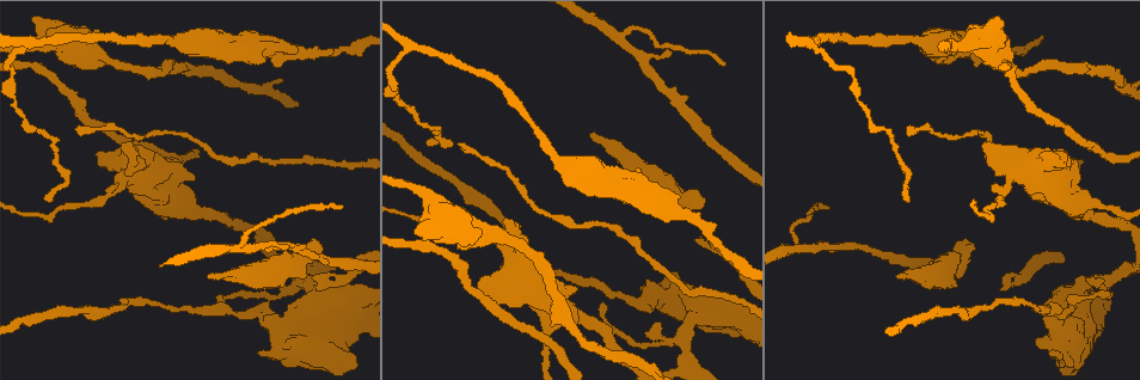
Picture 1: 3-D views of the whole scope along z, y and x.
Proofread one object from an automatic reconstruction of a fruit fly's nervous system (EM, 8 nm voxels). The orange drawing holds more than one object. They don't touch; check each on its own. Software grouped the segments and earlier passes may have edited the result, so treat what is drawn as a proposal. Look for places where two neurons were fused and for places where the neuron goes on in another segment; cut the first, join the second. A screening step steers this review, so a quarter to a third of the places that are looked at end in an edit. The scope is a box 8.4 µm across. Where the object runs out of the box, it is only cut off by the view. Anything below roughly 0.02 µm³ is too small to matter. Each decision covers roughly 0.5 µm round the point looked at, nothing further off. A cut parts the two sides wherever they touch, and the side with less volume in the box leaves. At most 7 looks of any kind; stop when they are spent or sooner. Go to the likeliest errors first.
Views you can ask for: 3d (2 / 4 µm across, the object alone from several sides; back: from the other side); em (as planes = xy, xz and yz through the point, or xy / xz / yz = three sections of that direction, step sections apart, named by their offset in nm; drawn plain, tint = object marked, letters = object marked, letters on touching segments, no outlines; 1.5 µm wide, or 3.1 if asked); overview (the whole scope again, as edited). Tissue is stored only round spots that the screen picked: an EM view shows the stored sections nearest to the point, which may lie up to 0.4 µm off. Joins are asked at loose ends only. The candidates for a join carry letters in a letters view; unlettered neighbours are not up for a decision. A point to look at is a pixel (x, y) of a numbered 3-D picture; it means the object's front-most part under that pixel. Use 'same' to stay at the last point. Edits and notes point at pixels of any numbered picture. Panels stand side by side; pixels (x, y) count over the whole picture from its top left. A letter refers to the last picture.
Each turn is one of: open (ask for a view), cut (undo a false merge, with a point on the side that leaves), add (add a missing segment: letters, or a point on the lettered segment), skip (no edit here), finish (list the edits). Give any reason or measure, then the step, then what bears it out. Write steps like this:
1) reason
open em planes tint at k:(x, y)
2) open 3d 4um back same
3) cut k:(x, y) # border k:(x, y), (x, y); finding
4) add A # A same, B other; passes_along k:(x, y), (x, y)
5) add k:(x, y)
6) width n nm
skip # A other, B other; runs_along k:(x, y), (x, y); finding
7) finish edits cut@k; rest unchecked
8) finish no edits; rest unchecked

long arm stops here
open em planes letters at 1:(50, 200)

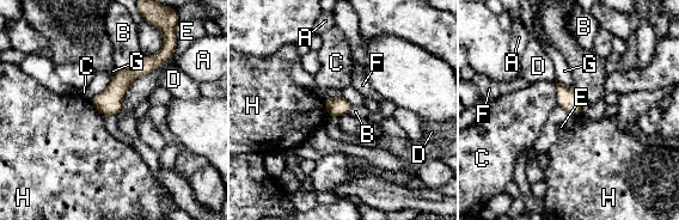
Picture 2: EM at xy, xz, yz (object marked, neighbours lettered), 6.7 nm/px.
width 130 nm
skip # A other, B other, C other, D other, E other, F other, G other, H other; border 2:(140, 55), (132, 67), (116, 71); no lettered segment goes on from it

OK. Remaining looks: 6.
an open end
open em planes letters at 1:(1001, 279)

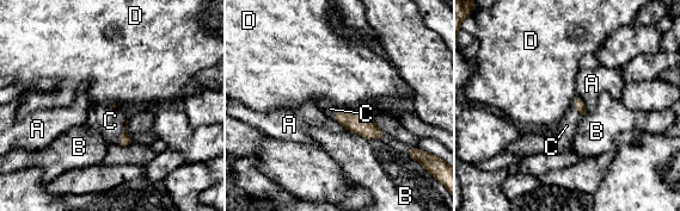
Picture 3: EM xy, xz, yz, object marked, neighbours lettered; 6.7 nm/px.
longest_contact B 240 nm
add C # A other, B other, C same, D other; the neuron continues

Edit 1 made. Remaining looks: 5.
open overview

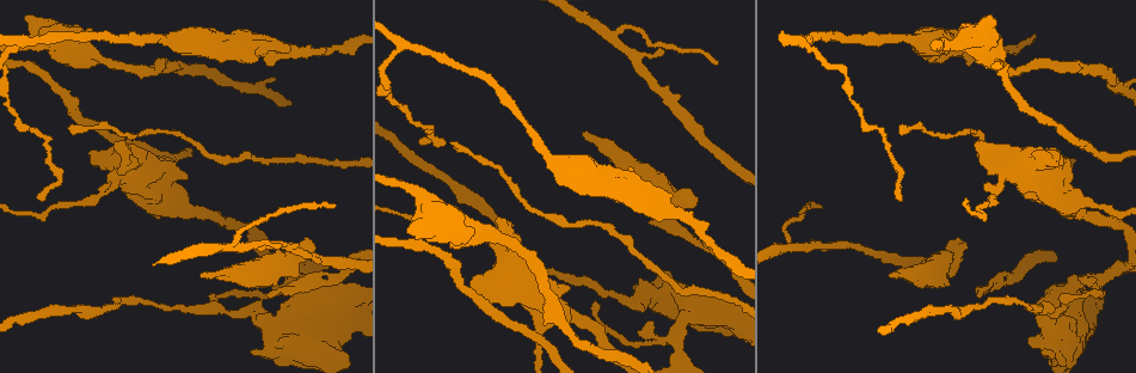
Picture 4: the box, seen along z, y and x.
sudden change in width
open em xz step 8 letters at 4:(614, 153)

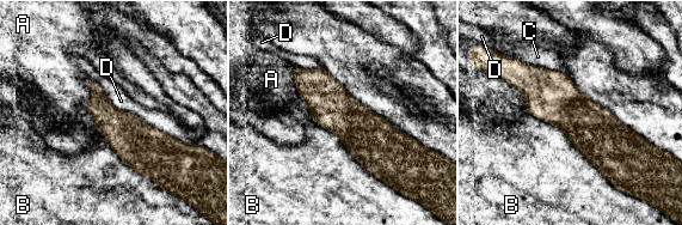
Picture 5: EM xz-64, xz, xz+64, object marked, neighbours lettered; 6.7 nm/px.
open em planes letters same

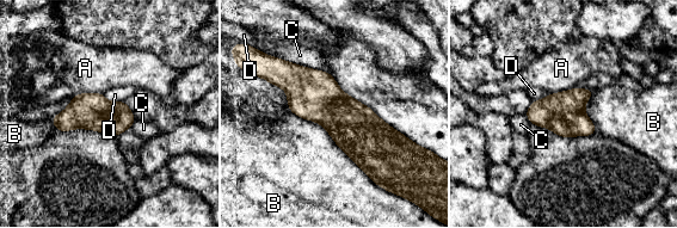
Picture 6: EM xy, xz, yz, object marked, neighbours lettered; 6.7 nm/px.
skip # A other, B other, C other, D other; border 6:(288, 109), (318, 122), (377, 185); continuous, no second neuron

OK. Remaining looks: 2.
finish edits add@3; rest unchecked

